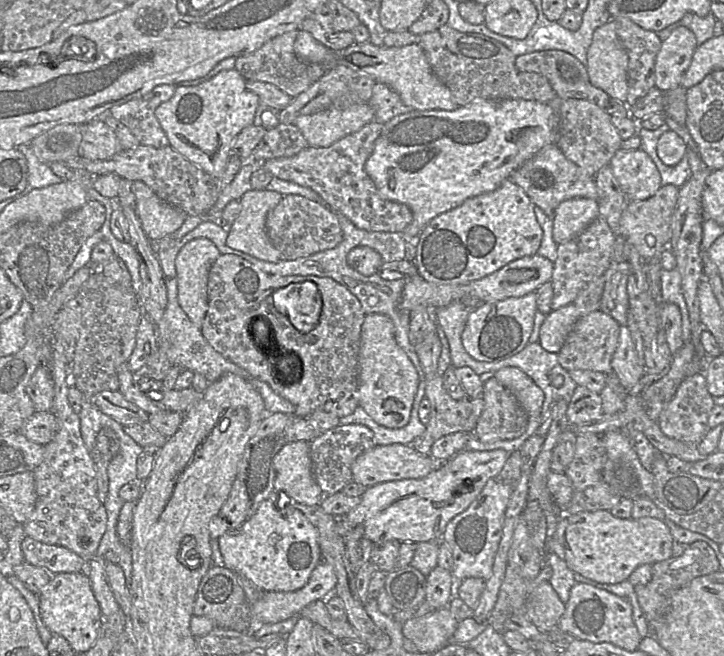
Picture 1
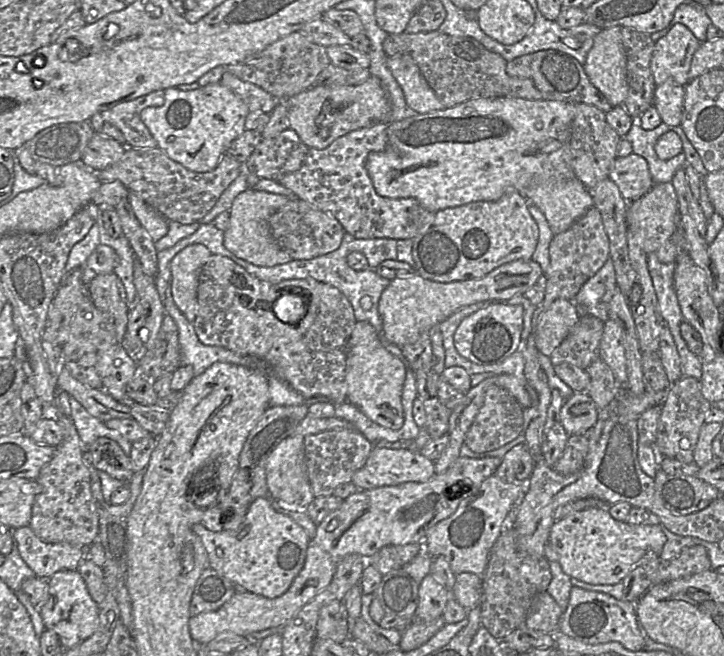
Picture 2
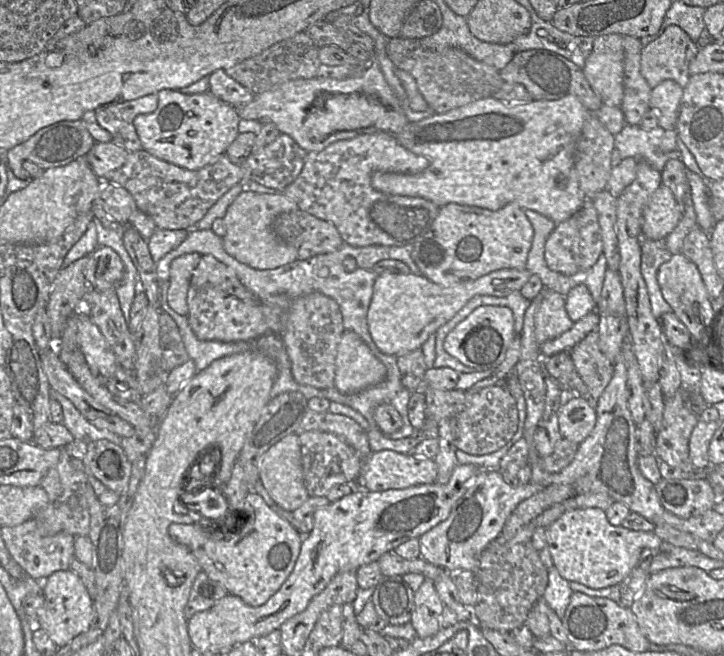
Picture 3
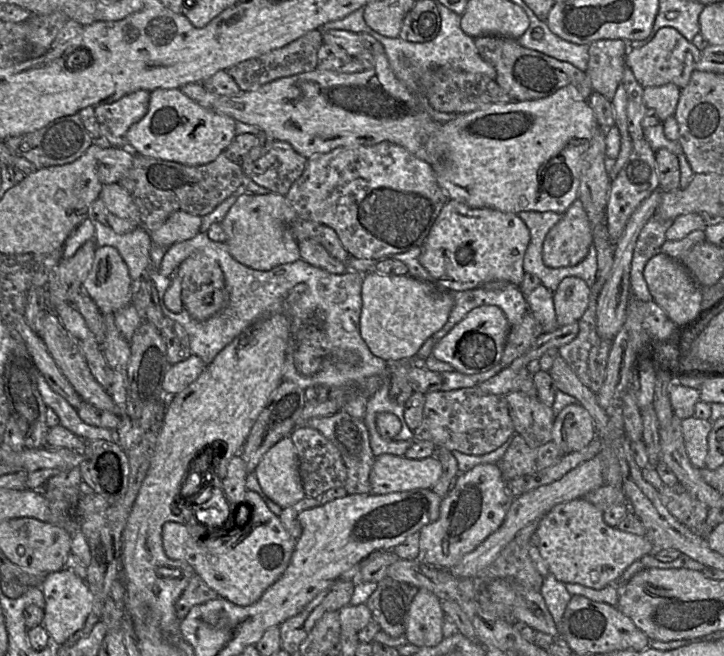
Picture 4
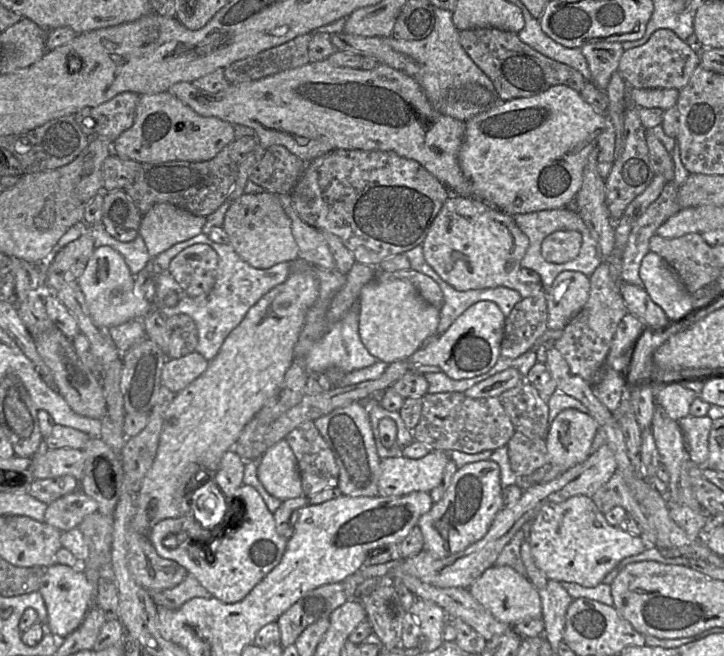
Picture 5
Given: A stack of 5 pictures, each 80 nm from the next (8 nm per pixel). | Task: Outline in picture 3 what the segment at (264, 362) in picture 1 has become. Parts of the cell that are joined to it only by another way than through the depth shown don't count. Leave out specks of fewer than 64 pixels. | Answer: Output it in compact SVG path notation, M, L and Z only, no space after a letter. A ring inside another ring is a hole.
M202 255L191 276L187 305L188 321L198 339L236 342L276 334L285 346L292 376L298 384L316 388L335 386L337 347L345 329L334 299L313 292L295 298L268 296L261 301L241 283L233 269L212 255Z

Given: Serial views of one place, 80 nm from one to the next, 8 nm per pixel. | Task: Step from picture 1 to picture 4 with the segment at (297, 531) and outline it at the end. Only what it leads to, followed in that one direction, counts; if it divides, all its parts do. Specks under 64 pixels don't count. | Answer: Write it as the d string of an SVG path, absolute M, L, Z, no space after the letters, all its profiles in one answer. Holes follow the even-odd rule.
M246 490L243 500L244 513L238 513L239 523L235 519L236 529L225 531L208 531L205 538L194 538L184 524L168 521L162 526L162 544L167 557L173 560L184 560L190 564L195 574L199 575L208 587L217 594L236 605L249 606L257 602L264 591L275 583L287 569L296 540L283 527L279 517L272 513L263 498L255 491Z

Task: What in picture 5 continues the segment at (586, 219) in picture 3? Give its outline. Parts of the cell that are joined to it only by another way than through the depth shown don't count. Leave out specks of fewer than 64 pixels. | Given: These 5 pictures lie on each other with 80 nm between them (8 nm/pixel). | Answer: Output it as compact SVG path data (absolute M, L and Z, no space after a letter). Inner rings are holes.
M559 230L550 233L541 243L541 254L549 263L562 264L577 257L582 245L581 233Z

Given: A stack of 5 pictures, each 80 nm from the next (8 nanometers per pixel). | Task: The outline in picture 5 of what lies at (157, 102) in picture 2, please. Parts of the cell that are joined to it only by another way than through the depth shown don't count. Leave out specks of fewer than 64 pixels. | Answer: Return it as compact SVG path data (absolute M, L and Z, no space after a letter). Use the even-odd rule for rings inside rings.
M123 92L92 108L90 117L95 122L93 134L115 141L133 125L140 96L134 92Z

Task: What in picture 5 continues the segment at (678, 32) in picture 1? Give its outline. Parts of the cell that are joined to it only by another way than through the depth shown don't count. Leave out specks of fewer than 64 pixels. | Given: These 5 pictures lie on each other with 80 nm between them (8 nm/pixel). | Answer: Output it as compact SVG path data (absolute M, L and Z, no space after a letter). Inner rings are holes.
M662 28L656 30L645 44L624 51L618 71L630 87L680 90L687 85L698 65L699 53L693 51L672 30Z

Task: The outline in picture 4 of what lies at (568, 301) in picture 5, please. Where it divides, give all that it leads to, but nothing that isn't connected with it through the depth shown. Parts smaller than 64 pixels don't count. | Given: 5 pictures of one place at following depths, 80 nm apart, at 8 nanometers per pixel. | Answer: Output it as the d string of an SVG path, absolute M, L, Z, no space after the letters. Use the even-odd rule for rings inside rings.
M575 276L565 277L553 292L553 302L559 327L578 322L589 303L590 288Z

